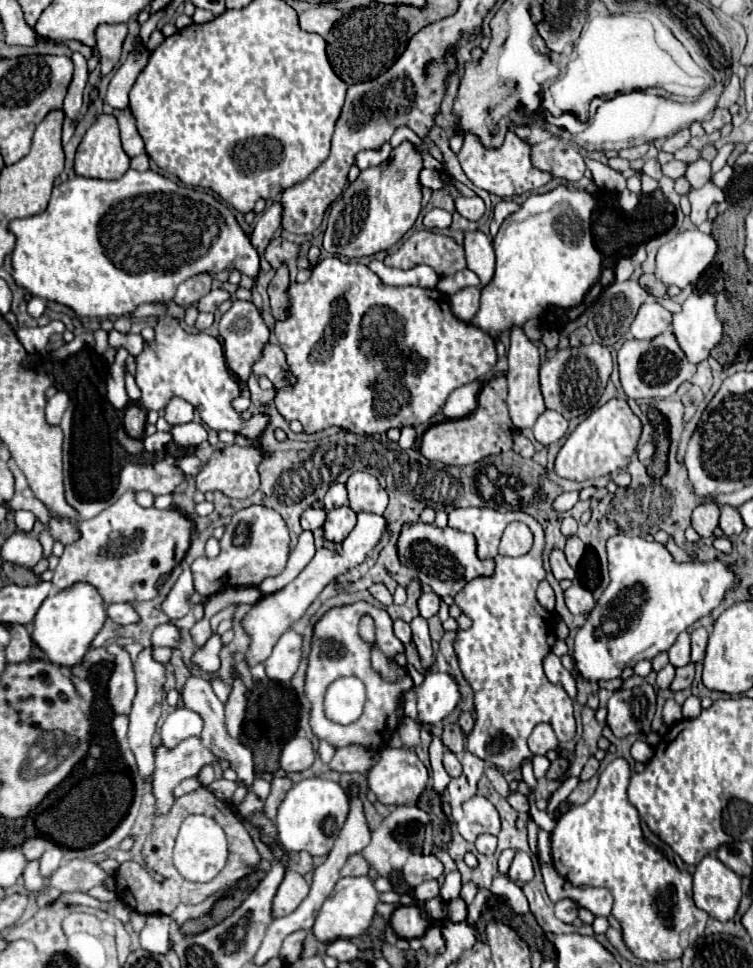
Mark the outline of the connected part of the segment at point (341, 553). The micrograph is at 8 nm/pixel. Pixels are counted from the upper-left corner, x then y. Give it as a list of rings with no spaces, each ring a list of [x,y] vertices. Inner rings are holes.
[[[359,512],[357,514],[357,524],[355,524],[353,532],[347,536],[347,540],[341,544],[341,548],[335,554],[329,552],[329,550],[325,550],[325,548],[317,550],[317,554],[313,556],[313,560],[305,566],[305,570],[293,582],[289,582],[285,588],[277,590],[275,594],[263,596],[253,606],[253,610],[243,618],[243,626],[245,626],[245,630],[253,638],[251,646],[249,646],[249,652],[247,652],[251,666],[257,664],[257,662],[265,662],[267,660],[267,656],[271,654],[271,650],[273,650],[275,642],[279,640],[279,636],[303,616],[303,612],[311,606],[311,602],[317,598],[317,594],[327,584],[331,584],[339,574],[343,574],[345,570],[349,570],[351,566],[361,564],[369,556],[369,552],[383,538],[385,528],[387,528],[387,520],[383,516],[375,516],[373,512]]]

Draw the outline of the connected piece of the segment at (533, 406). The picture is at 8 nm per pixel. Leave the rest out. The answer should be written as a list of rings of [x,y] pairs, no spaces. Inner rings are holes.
[[[515,324],[515,328],[511,328],[511,346],[509,346],[509,370],[507,370],[507,380],[509,380],[509,396],[507,396],[507,406],[509,406],[509,414],[511,420],[515,424],[515,428],[531,428],[537,420],[537,416],[545,410],[543,404],[543,394],[539,388],[539,350],[533,346],[533,342],[525,336],[523,328]]]

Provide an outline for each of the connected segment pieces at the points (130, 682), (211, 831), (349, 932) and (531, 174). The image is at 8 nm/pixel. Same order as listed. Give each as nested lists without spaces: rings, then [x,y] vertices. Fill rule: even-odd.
[[[109,644],[107,652],[115,656],[115,668],[107,684],[107,698],[115,714],[129,714],[131,702],[133,702],[133,686],[135,686],[135,674],[133,674],[133,662],[125,648],[119,644]]]
[[[187,816],[181,824],[175,850],[173,850],[173,864],[185,880],[191,882],[209,882],[213,880],[227,862],[227,838],[223,828],[207,816]]]
[[[359,876],[359,878],[341,878],[335,884],[335,890],[329,894],[329,898],[323,902],[315,924],[313,924],[313,934],[319,942],[333,942],[337,938],[357,938],[361,936],[373,916],[375,916],[375,904],[379,900],[377,890],[373,888],[373,882],[367,876]]]
[[[507,130],[505,140],[499,148],[483,148],[483,144],[479,144],[479,136],[471,136],[471,132],[467,132],[463,146],[459,150],[459,162],[467,178],[477,188],[483,188],[501,198],[511,198],[511,196],[519,196],[523,192],[535,190],[553,178],[553,176],[547,176],[547,172],[539,172],[539,168],[531,164],[531,144],[519,138],[513,130]]]

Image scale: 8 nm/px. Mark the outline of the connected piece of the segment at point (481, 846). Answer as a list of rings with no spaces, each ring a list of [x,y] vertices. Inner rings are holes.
[[[483,834],[483,836],[477,838],[475,846],[477,846],[477,850],[481,854],[493,854],[495,848],[497,848],[497,838],[495,836],[489,836],[489,834]]]

